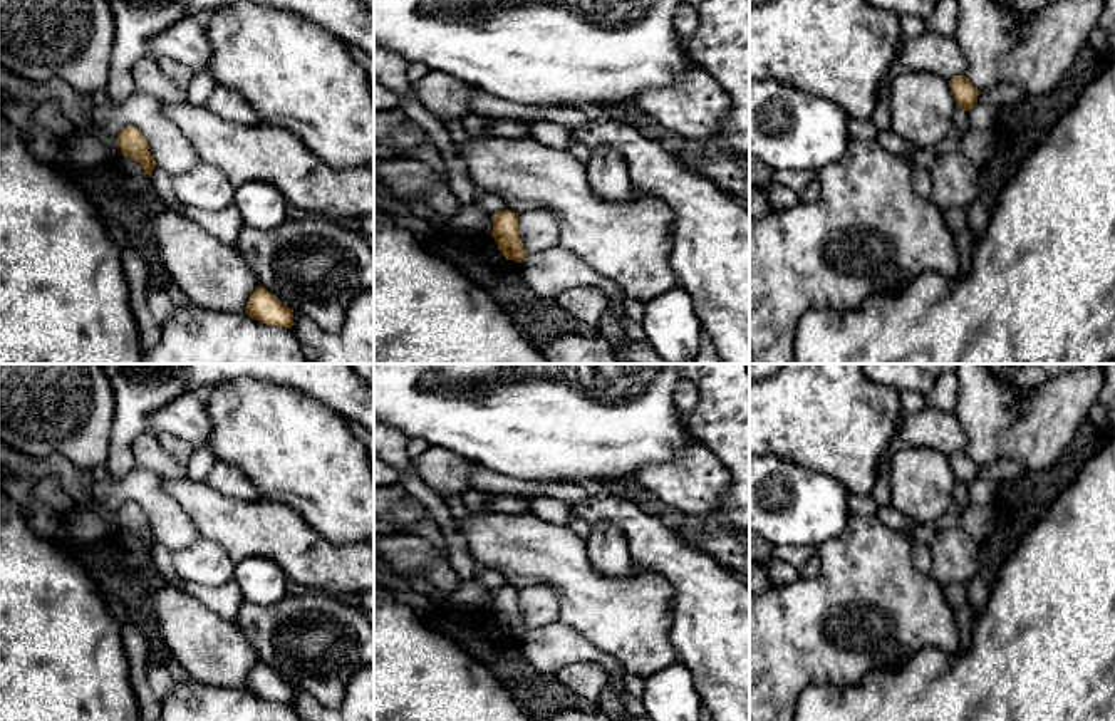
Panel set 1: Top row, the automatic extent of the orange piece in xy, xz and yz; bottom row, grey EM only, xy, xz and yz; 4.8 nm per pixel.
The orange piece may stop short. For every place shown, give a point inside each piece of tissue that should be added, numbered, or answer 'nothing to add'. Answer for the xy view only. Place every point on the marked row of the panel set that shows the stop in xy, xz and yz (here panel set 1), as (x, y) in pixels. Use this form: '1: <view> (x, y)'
nothing to add

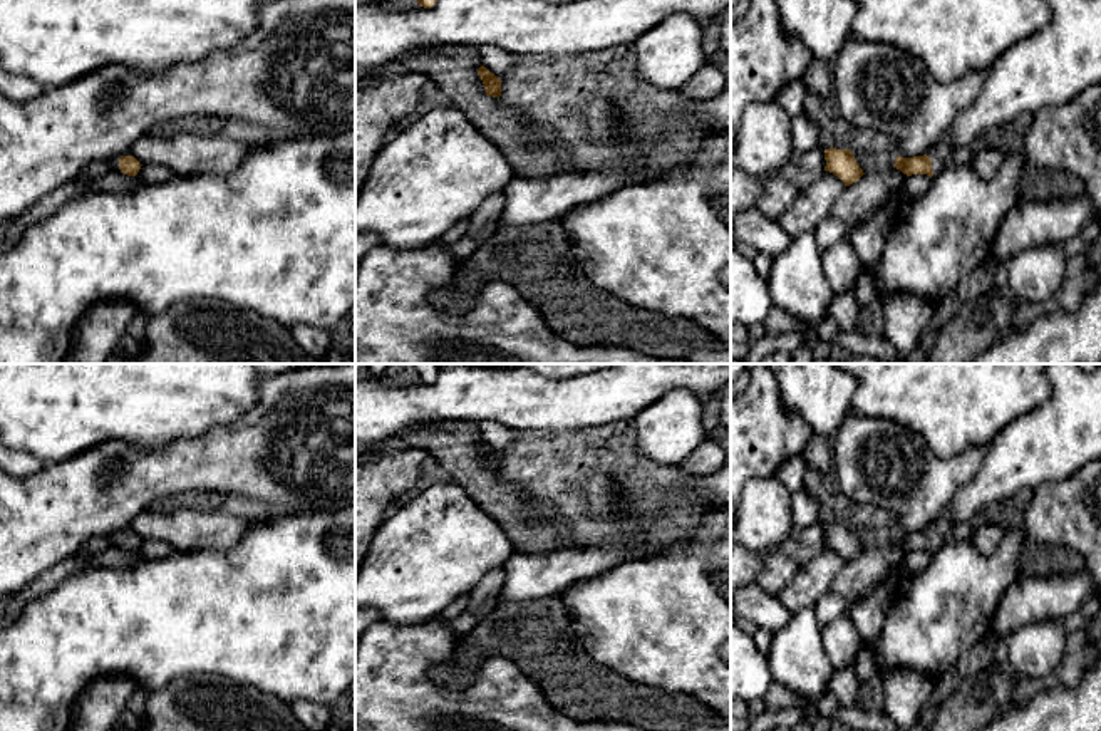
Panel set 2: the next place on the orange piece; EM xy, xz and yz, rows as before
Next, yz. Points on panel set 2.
1: yz (940, 153)

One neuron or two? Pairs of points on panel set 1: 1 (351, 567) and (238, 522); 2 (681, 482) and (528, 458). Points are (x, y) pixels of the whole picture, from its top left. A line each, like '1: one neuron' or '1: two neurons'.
1: one neuron
2: two neurons

